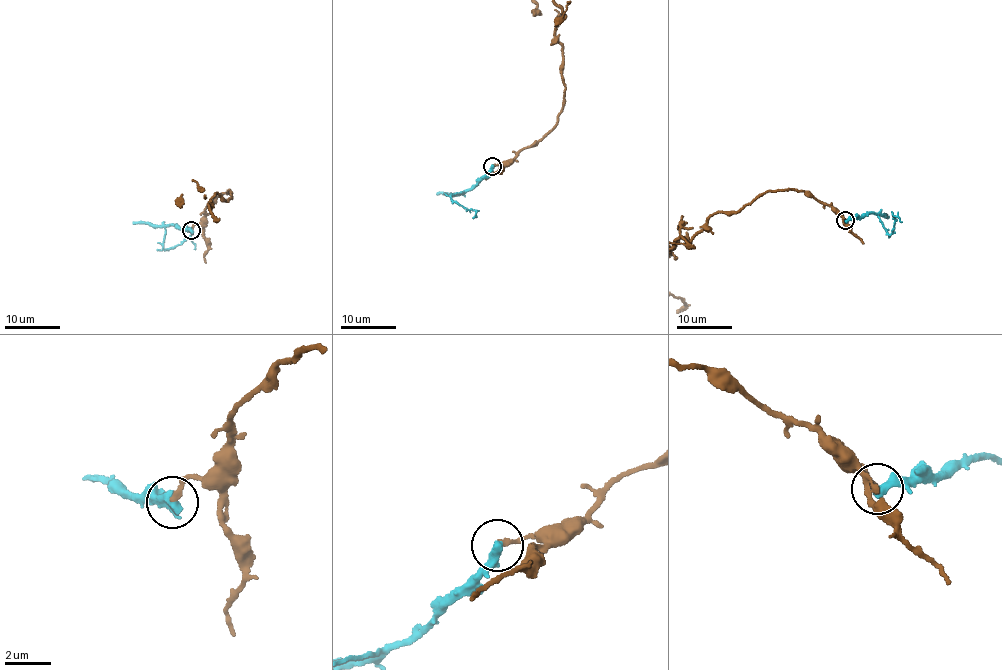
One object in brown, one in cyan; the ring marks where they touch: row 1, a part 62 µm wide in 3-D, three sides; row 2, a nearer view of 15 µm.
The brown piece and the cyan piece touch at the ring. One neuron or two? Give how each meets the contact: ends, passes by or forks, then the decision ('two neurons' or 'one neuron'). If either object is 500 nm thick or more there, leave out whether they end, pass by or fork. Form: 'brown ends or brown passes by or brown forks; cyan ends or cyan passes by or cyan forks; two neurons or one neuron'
brown ends; cyan ends; two neurons

